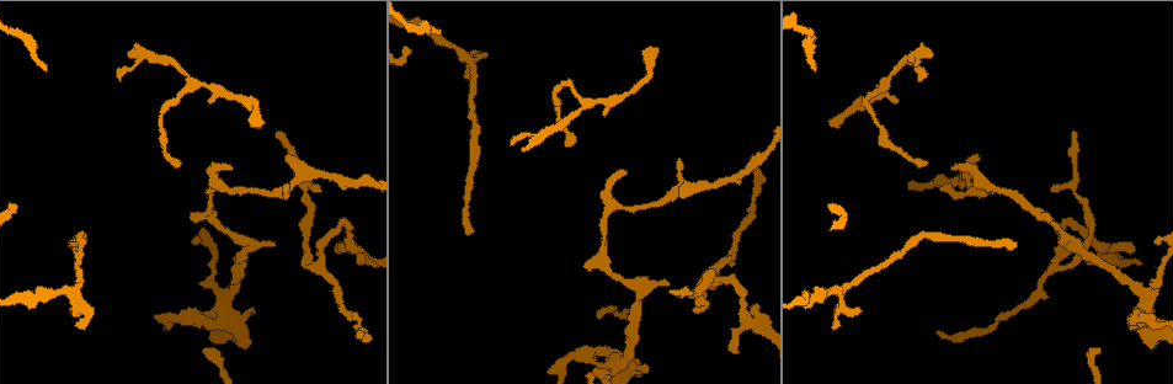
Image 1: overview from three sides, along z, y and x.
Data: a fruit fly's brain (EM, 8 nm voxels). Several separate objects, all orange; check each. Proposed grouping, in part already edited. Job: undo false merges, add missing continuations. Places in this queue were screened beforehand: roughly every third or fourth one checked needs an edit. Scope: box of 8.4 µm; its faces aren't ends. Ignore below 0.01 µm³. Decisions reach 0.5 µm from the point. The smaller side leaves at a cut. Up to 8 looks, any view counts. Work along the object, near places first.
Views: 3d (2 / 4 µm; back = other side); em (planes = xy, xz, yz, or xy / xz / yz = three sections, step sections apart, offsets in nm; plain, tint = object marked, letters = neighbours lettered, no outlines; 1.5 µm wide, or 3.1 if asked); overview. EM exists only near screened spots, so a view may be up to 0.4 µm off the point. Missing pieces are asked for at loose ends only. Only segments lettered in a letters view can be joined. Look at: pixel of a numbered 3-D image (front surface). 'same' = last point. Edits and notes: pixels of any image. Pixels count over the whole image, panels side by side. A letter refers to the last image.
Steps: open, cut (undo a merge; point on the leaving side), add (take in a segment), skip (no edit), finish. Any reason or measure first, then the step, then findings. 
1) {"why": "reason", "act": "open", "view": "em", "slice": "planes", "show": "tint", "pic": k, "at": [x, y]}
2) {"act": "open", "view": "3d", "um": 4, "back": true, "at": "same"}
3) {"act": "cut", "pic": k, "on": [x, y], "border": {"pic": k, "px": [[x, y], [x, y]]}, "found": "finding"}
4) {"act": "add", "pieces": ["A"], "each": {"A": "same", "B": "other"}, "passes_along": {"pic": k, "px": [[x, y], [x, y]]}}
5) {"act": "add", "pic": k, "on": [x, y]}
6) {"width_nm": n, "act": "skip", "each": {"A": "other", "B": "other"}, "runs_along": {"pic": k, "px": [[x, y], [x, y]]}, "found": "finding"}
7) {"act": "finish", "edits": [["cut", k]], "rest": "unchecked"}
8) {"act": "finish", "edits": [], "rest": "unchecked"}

{"why": "a fork", "act": "open", "view": "3d", "um": 2, "pic": 1, "at": [1075, 245]}

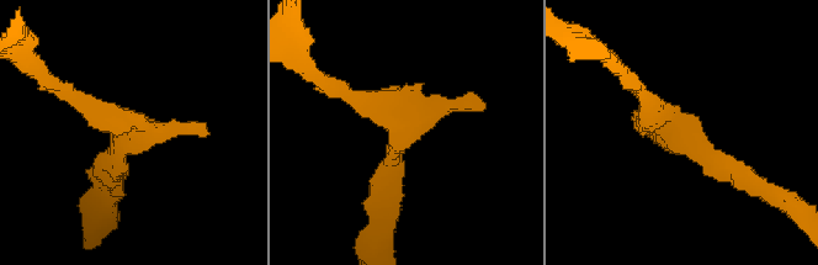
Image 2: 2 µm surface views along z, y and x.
{"act": "open", "view": "em", "slice": "yz", "step": 8, "show": "tint", "pic": 2, "at": [403, 137]}

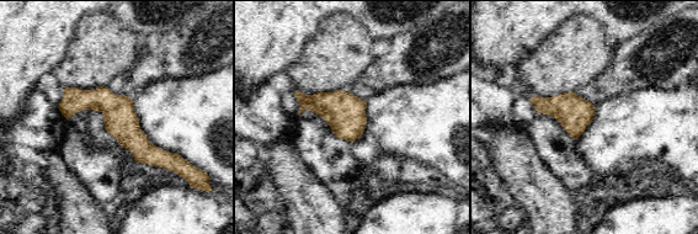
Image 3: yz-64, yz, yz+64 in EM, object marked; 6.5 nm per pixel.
{"why": "cut it another way", "act": "open", "view": "em", "slice": "planes", "show": "letters", "at": "same"}

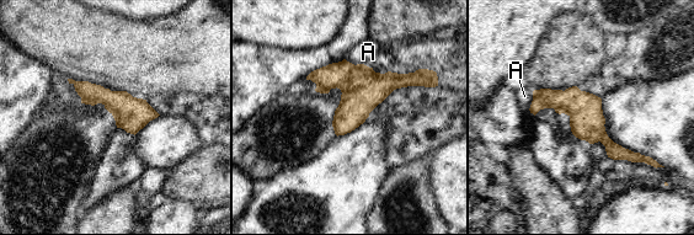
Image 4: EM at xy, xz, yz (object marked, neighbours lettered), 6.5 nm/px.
{"act": "skip", "each": {"A": "other"}, "runs_along": {"pic": 4, "px": [[535, 94], [646, 159]]}, "found": "one neuron here"}

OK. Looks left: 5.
{"why": "free end", "act": "open", "view": "3d", "um": 4, "pic": 1, "at": [626, 172]}

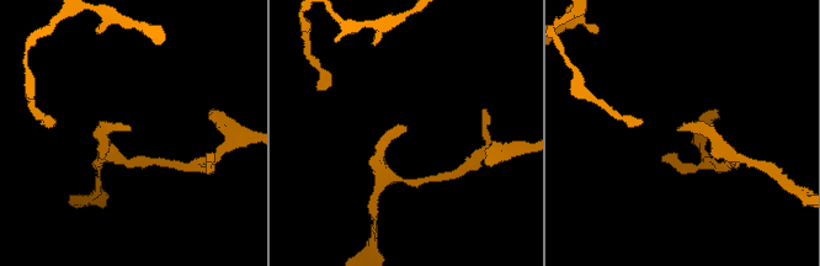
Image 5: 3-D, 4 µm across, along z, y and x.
{"act": "open", "view": "em", "slice": "yz", "step": 4, "show": "tint", "pic": 5, "at": [131, 129]}

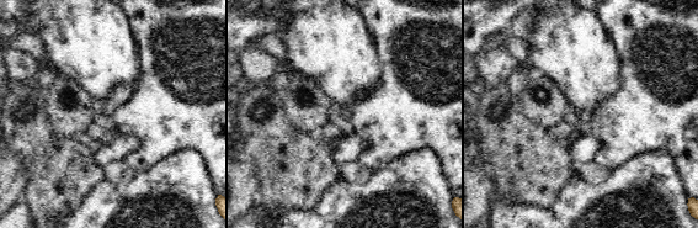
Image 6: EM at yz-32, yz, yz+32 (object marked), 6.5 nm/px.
{"act": "open", "view": "em", "slice": "planes", "show": "letters", "at": "same"}

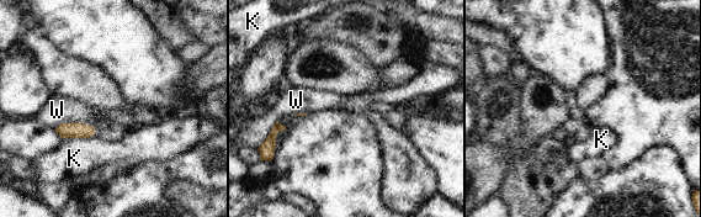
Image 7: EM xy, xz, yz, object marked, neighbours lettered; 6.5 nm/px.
{"width_nm": 100, "act": "skip", "each": {"K": "other", "W": "other"}, "found": "none of them fits"}

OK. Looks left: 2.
{"why": "sharp bend", "act": "open", "view": "em", "slice": "xz", "step": 4, "show": "letters", "pic": 1, "at": [341, 221]}

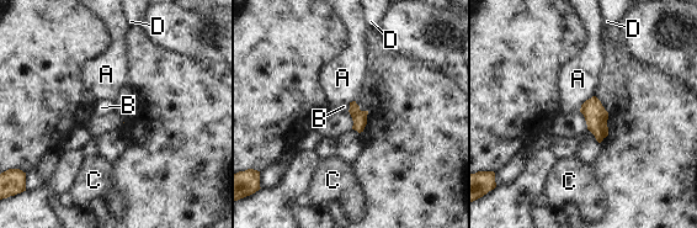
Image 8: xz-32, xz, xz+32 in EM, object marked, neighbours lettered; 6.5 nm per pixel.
{"longest_contact_nm": ["A", 120], "act": "skip", "each": {"A": "other", "B": "other", "C": "other", "D": "other"}, "border": {"pic": 8, "px": [[350, 104], [347, 110]]}, "found": "all the same neuron"}

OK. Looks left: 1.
{"act": "finish", "edits": [], "rest": "unchecked"}

